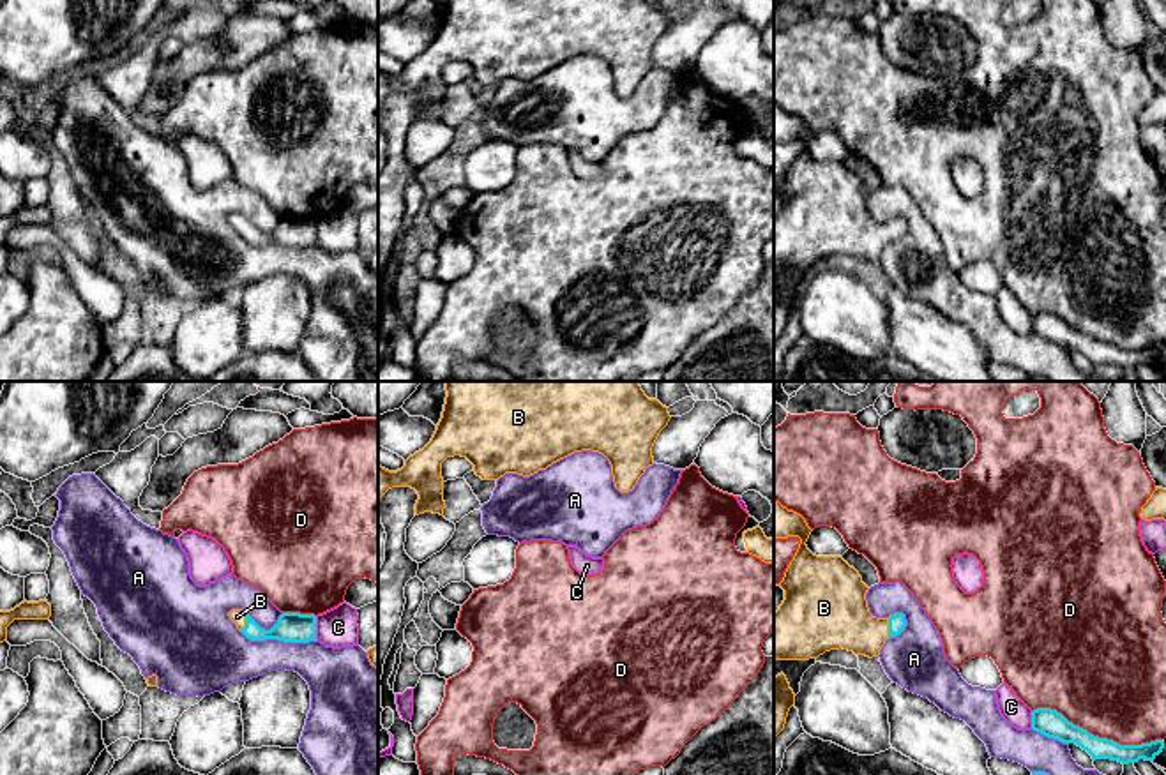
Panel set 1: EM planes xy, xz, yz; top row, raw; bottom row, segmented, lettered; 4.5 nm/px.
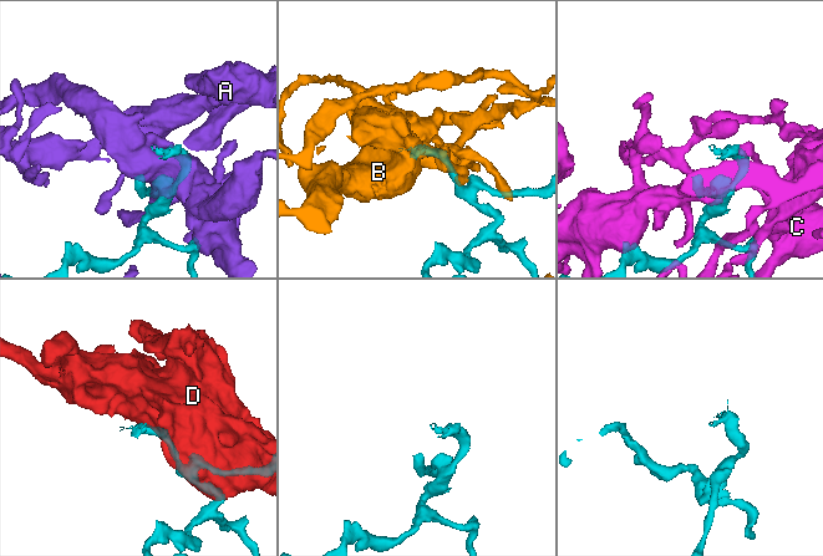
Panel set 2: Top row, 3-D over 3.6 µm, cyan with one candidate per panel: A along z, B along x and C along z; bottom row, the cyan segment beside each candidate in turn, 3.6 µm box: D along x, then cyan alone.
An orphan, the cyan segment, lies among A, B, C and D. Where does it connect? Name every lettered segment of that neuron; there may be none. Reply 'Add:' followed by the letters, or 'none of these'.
Add: B

